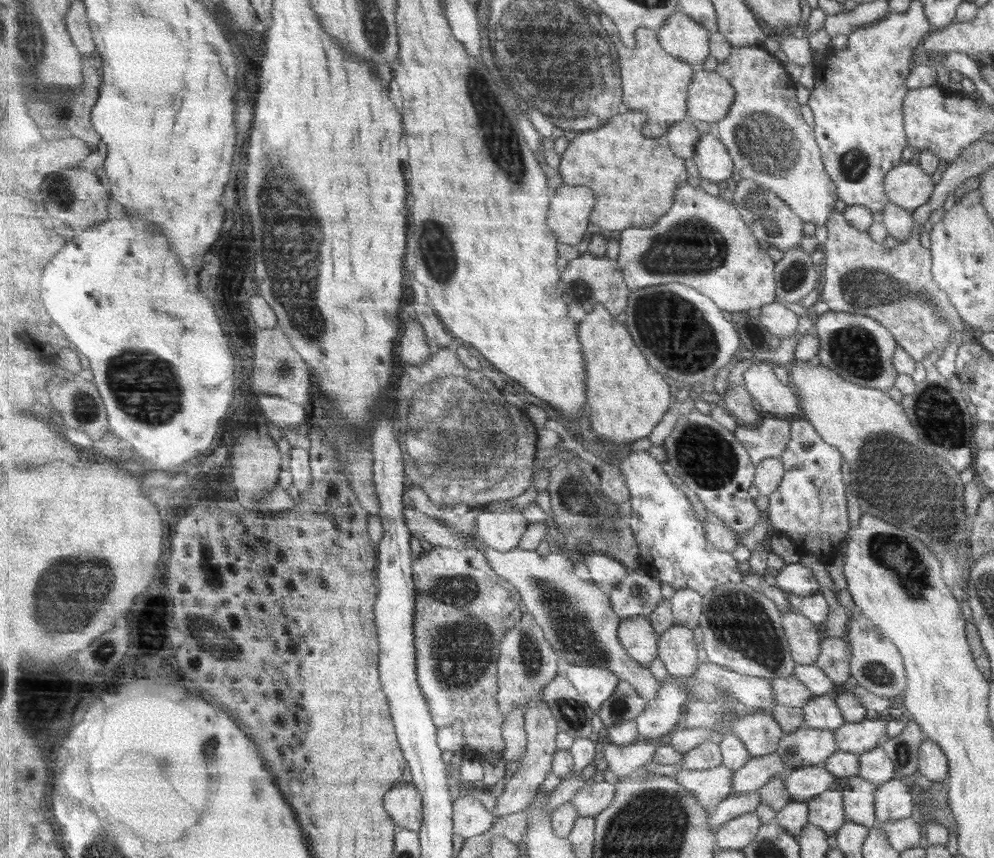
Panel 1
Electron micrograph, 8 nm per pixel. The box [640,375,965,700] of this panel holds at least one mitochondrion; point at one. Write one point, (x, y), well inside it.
(742, 623)

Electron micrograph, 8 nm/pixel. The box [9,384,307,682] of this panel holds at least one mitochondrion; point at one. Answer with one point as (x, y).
(92, 576)

